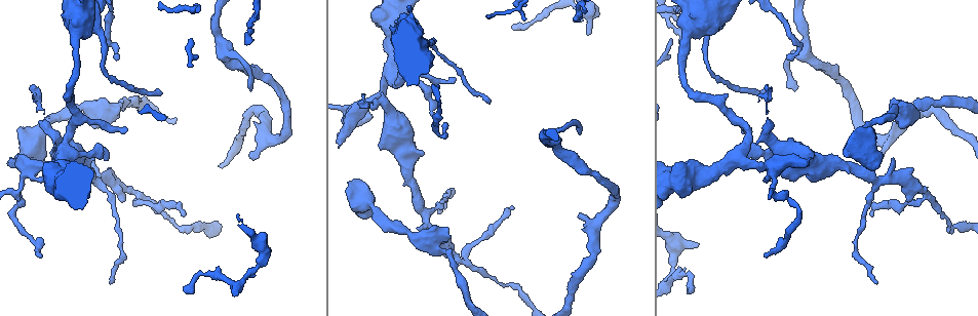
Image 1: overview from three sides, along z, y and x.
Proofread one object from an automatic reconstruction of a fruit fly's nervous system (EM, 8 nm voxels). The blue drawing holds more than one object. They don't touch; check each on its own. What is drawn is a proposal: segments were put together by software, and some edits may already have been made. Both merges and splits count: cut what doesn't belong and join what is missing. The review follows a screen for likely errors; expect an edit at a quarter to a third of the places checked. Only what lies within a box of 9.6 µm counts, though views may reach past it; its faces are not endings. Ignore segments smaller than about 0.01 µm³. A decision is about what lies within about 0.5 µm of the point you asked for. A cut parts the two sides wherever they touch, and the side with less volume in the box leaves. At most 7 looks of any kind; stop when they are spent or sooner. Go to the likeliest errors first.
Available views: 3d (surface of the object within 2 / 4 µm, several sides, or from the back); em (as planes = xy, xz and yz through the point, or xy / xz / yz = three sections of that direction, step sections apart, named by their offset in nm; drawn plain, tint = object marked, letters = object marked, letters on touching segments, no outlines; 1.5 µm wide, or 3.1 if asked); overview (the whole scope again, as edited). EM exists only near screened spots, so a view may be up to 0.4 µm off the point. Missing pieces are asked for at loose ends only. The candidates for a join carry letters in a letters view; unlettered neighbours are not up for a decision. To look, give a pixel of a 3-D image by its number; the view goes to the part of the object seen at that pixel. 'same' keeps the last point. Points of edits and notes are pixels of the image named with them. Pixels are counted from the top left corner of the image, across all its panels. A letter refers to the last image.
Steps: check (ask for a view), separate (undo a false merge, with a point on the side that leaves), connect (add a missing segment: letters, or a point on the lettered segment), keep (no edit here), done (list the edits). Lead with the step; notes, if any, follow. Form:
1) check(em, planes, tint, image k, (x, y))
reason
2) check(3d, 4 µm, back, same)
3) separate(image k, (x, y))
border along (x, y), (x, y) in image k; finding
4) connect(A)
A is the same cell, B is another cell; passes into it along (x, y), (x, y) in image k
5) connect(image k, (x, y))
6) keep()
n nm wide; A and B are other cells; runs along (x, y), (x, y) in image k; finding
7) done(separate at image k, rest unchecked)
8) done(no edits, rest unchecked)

check(3d, 4 µm, back, image 1, (464, 261))
a narrow waist

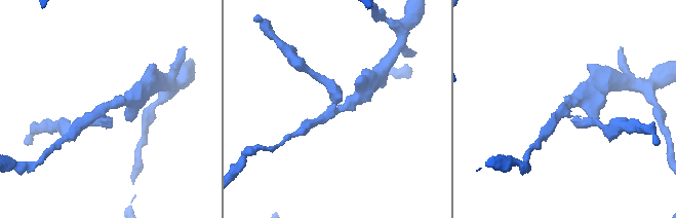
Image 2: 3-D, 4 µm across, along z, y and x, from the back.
check(em, xz, step 4, letters, image 2, (104, 109))
3 arms; need the tissue

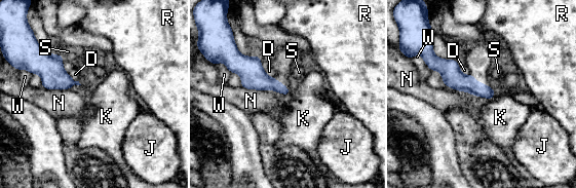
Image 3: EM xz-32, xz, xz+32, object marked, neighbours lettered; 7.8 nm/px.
check(em, planes, letters, same)
another direction

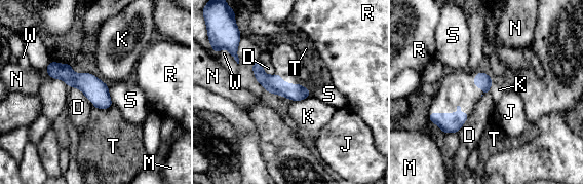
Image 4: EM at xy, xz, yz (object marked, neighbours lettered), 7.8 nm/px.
keep()
120 nm wide; D, J, K, M, N, R, S, T and W are other cells; border along (310, 94), (301, 100), (292, 101) in image 4; one cell here

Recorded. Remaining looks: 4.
check(3d, 4 µm, image 1, (513, 208))
branch stops here

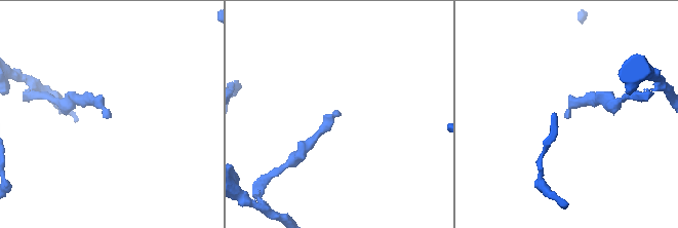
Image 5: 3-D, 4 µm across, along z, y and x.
check(em, xz, step 8, letters, image 5, (568, 116))

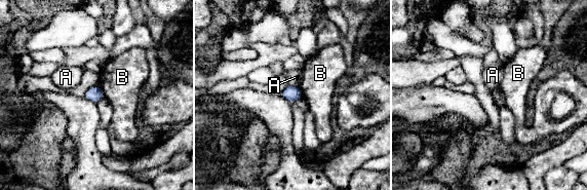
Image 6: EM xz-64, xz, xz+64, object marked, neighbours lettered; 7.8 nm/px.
check(em, yz, step 4, letters, same)
another direction

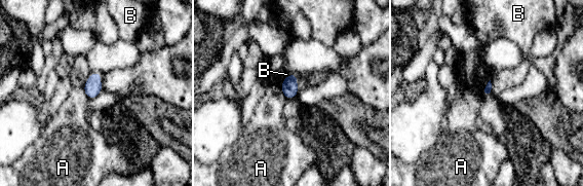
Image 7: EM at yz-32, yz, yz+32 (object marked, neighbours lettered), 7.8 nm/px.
keep()
A and B are other cells; border along (280, 88), (286, 98) in image 7; no lettered segment goes on from it

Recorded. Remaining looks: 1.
check(em, yz, step 8, letters, image 1, (372, 210))
a narrow waist

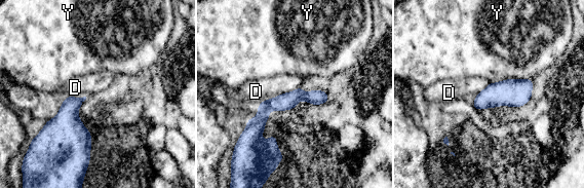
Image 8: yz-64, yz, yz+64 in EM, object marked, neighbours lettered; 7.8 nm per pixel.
keep()
50 nm wide; D and Y are other cells; border along (286, 92), (272, 98) in image 8; all the same cell

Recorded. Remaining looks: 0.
done(no edits, rest unchecked)

